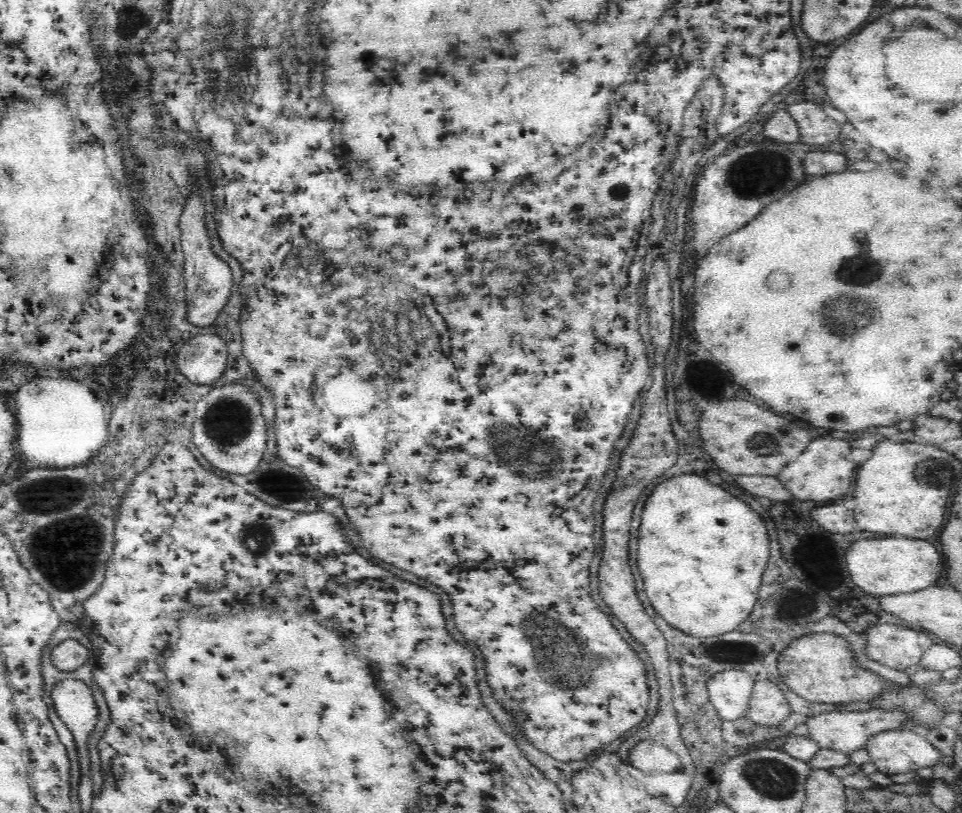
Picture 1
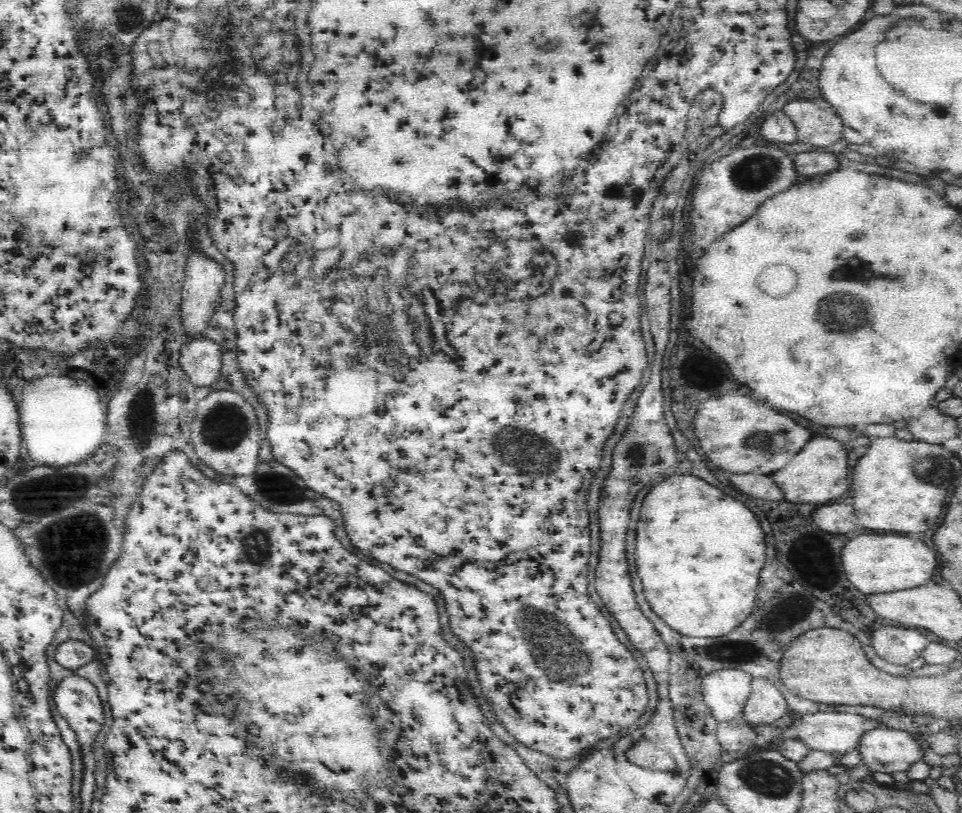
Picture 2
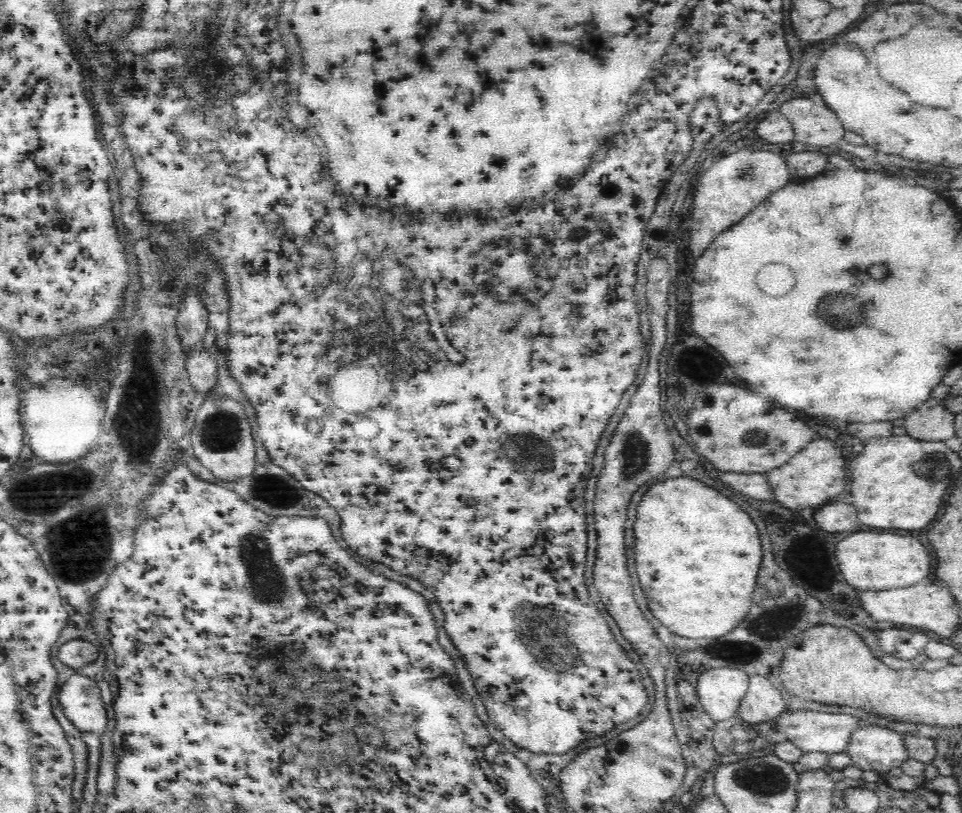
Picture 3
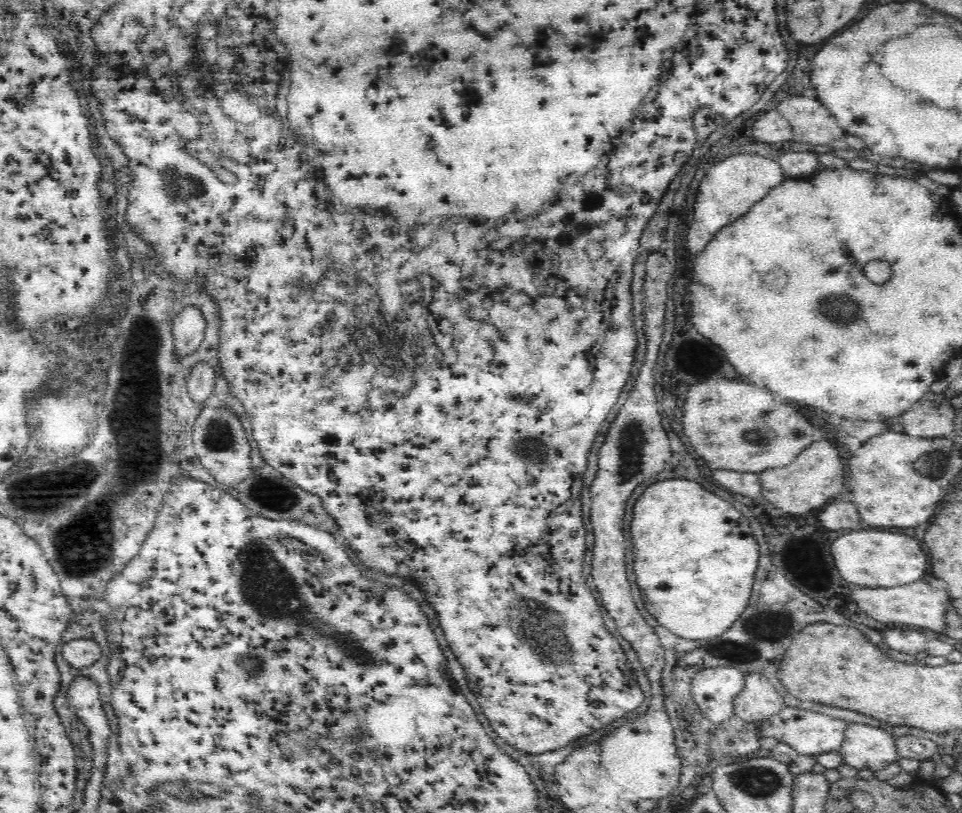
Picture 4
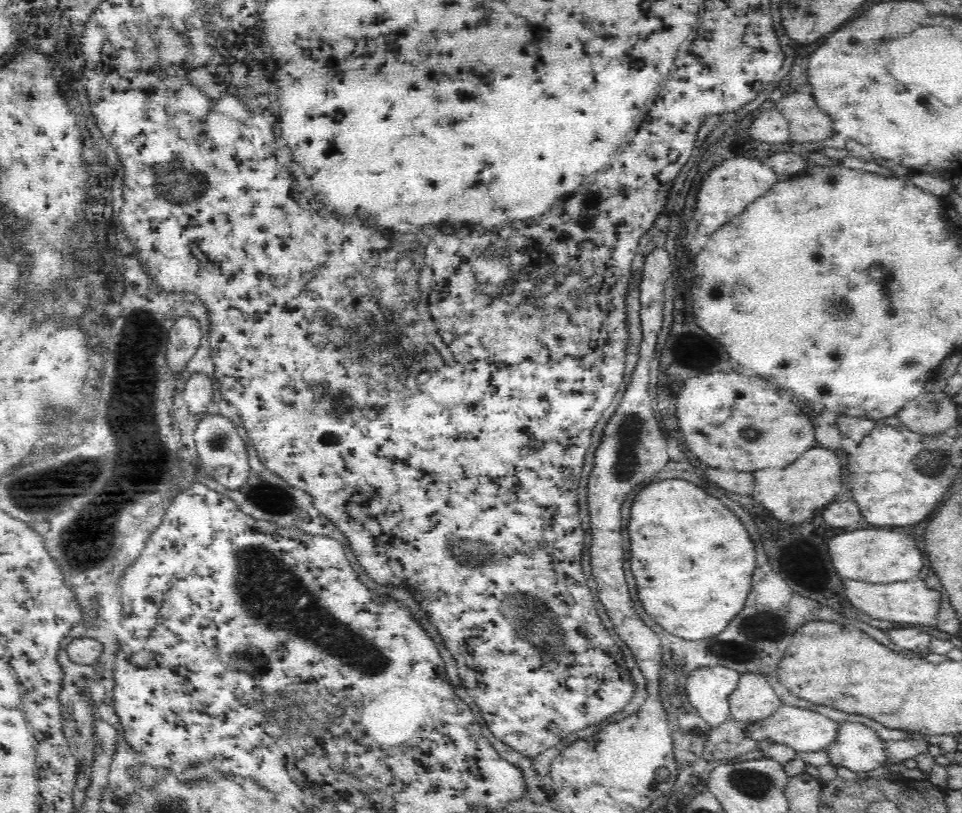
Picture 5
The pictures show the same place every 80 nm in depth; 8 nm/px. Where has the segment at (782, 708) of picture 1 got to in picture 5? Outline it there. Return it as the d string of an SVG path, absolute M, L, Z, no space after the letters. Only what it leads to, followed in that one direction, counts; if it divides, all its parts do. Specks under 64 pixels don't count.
M754 673L739 676L738 684L730 693L728 702L731 716L745 722L768 718L782 705L766 678Z

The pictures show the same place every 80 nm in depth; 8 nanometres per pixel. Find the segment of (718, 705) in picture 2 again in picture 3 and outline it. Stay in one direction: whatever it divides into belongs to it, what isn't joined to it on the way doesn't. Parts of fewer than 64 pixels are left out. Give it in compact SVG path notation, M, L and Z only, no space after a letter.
M718 667L700 674L695 693L715 723L737 714L741 698L748 690L748 679L749 674L740 668Z

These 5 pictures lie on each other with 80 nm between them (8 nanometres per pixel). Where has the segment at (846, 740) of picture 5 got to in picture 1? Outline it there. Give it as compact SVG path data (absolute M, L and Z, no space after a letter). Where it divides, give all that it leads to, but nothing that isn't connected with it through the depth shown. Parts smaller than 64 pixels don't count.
M902 728L870 735L864 749L876 770L887 776L913 775L920 768L932 767L941 756L923 733Z

